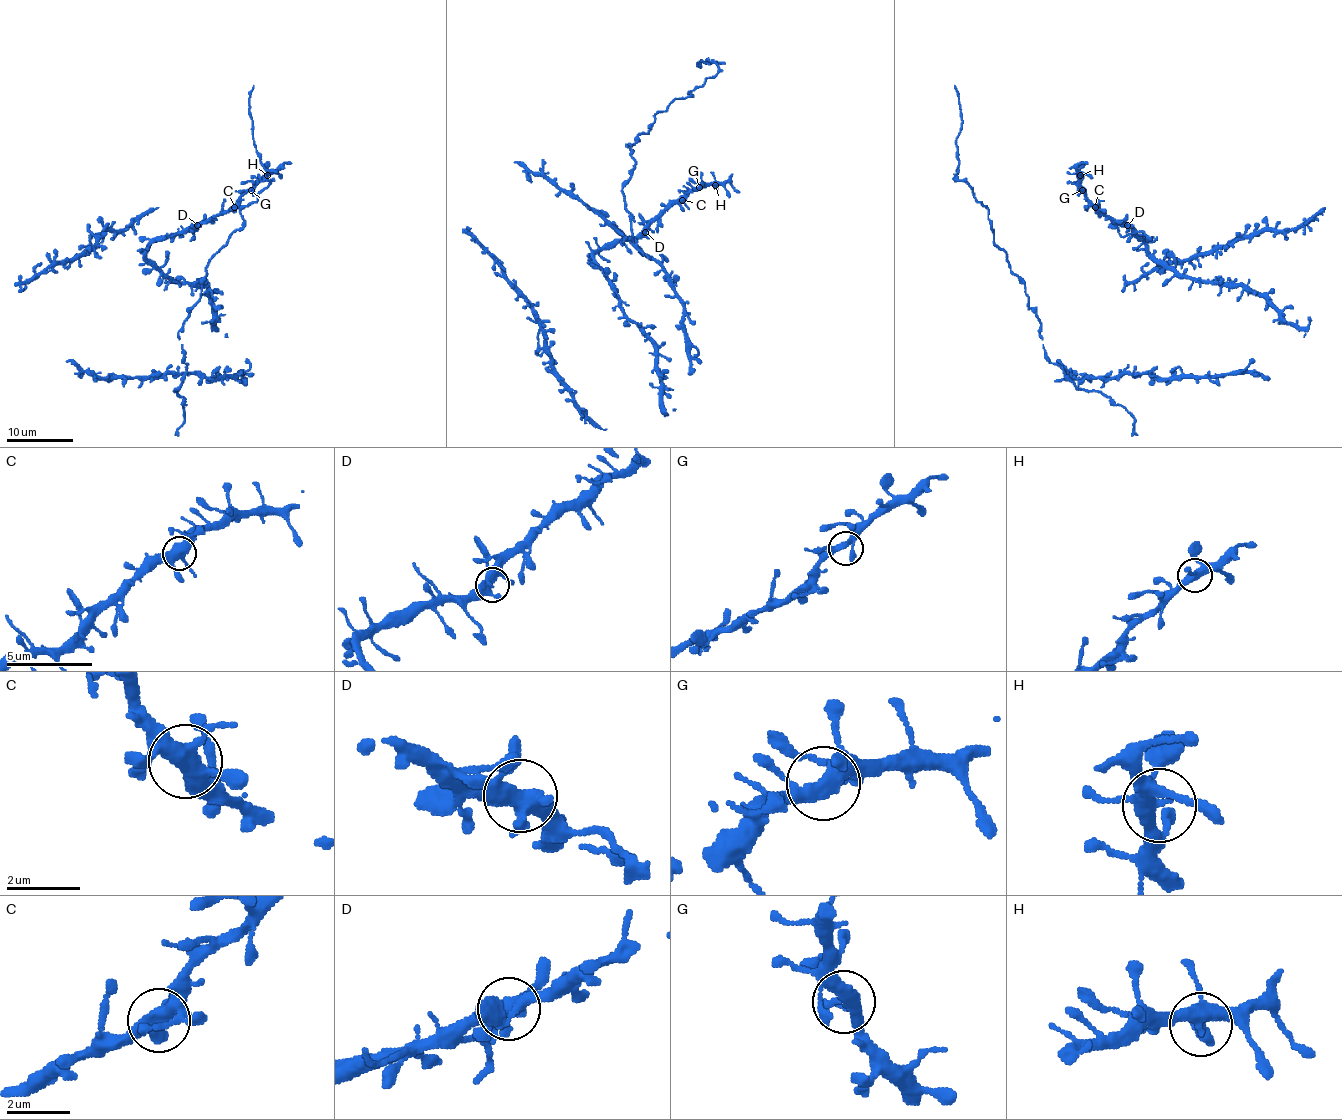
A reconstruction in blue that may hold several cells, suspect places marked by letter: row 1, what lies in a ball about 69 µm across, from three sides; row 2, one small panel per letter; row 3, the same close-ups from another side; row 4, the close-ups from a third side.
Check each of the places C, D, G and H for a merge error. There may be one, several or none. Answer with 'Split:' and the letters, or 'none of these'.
Split: none of these

